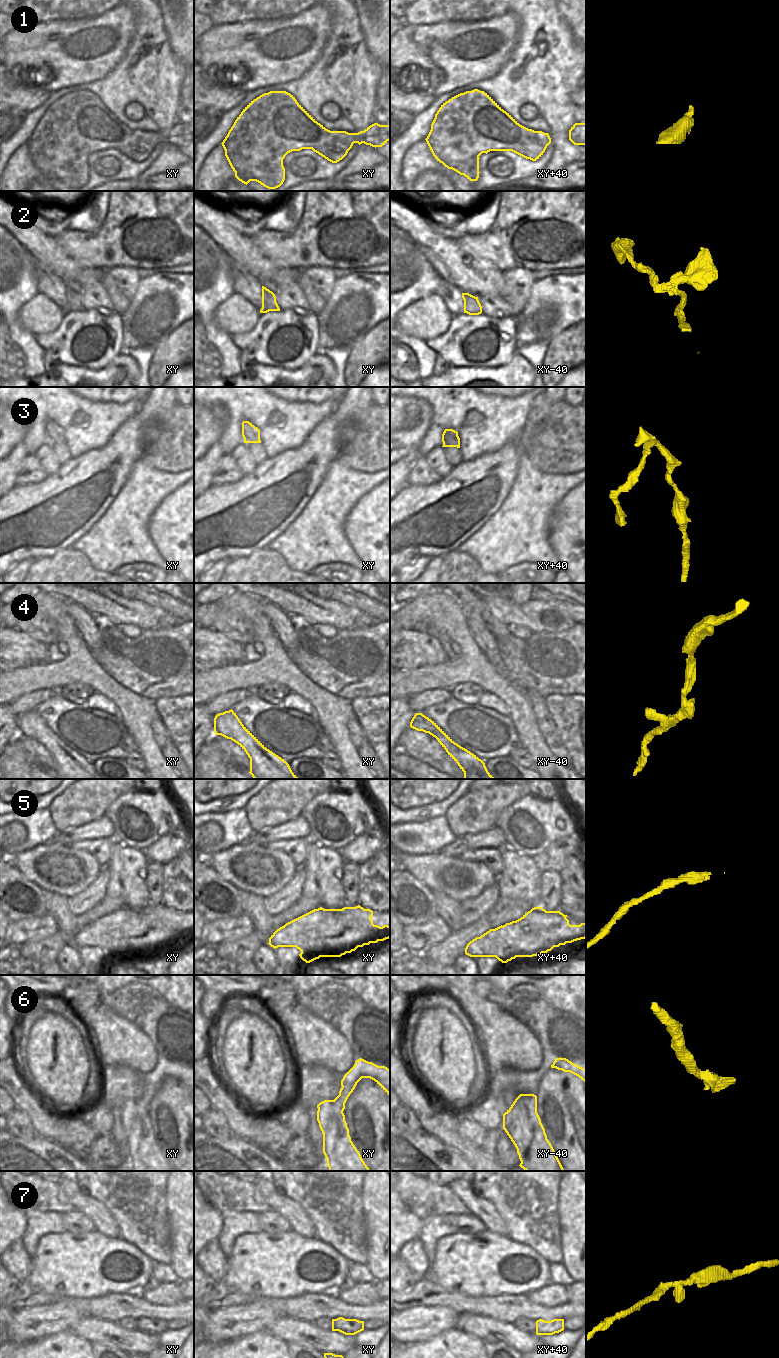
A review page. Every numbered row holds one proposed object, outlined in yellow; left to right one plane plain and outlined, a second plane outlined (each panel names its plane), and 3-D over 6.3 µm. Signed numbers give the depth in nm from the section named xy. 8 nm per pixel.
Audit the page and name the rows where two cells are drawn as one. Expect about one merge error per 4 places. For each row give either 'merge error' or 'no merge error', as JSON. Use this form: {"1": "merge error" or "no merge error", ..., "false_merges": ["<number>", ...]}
{"1": "no merge error", "2": "no merge error", "3": "no merge error", "4": "no merge error", "5": "merge error", "6": "merge error", "7": "no merge error", "false_merges": ["5", "6"]}

